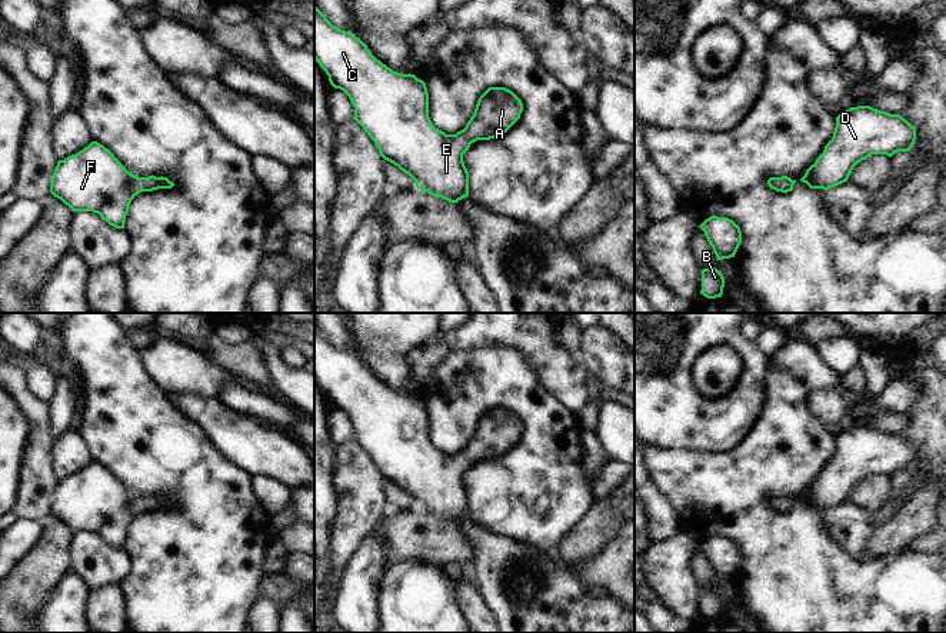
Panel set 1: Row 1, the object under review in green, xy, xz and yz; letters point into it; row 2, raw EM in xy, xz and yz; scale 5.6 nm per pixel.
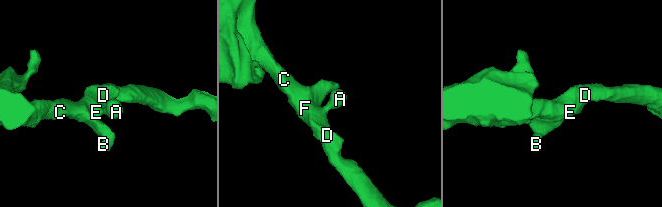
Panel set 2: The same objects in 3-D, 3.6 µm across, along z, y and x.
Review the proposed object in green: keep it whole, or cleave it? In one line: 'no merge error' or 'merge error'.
no merge error

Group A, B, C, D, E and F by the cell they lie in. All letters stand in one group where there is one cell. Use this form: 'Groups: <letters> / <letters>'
Groups: A B C D E F

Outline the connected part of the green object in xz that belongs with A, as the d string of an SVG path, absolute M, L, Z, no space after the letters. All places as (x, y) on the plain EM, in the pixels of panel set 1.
M316 326L314 380L329 396L330 404L349 416L354 427L353 439L374 462L380 476L409 494L417 509L450 523L469 516L469 492L463 474L470 464L502 456L523 432L522 420L512 410L489 407L479 417L466 447L456 454L446 454L429 437L429 413L423 400L410 393L393 392L359 357L333 346Z

